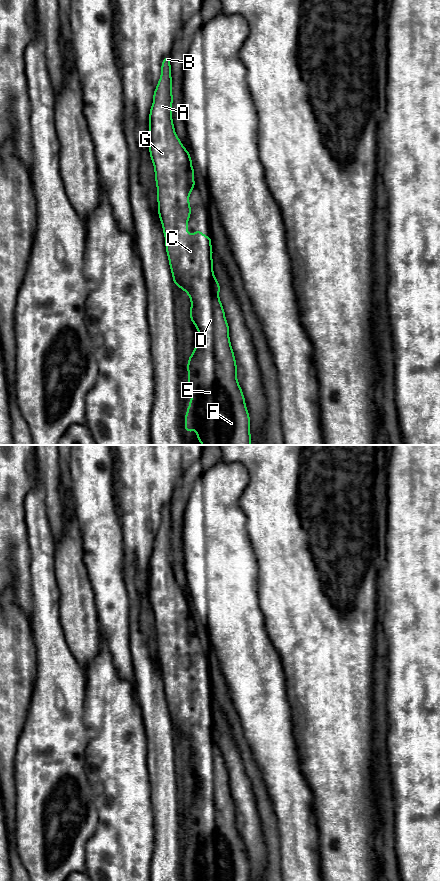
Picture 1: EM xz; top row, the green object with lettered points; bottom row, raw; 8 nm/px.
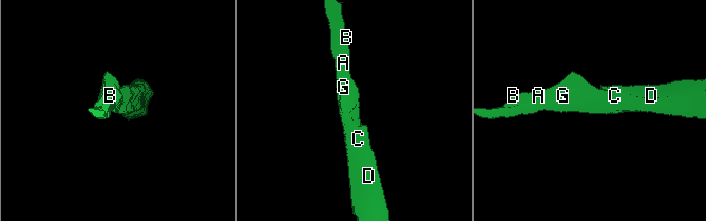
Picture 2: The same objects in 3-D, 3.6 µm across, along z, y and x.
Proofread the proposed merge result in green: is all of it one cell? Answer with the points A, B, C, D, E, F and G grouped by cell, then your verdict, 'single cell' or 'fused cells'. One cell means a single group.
groups A B C D E F G; single cell

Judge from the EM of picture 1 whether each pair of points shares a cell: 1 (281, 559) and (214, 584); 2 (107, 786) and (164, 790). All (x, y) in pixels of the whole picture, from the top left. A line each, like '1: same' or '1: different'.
1: different
2: different

